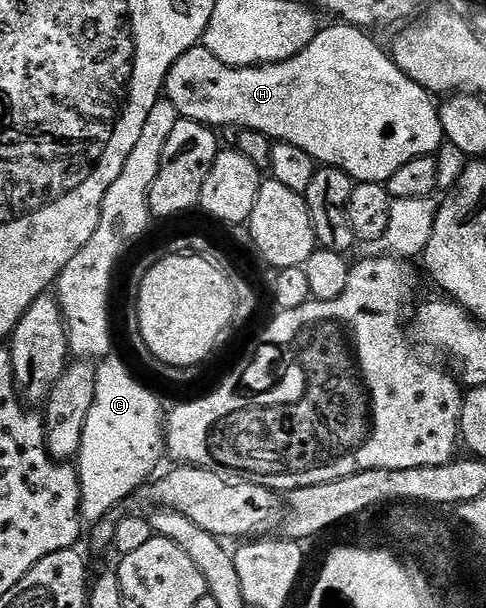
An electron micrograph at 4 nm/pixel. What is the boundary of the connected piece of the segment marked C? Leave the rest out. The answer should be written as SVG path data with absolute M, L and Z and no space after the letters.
M112 353L98 364L95 373L97 393L93 397L93 409L89 409L89 417L85 421L85 433L81 437L81 449L77 456L81 481L79 514L87 525L100 523L106 515L112 514L118 503L125 502L139 486L142 488L160 470L159 462L165 459L165 407L159 404L158 397L149 388L142 387L131 376L130 369L117 355Z

